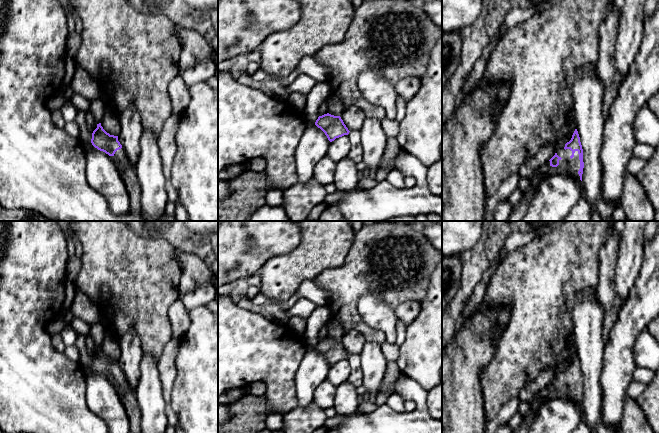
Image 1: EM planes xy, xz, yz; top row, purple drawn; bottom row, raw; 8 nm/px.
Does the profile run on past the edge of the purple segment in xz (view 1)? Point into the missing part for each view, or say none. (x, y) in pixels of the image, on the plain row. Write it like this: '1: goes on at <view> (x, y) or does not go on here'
1: does not go on here

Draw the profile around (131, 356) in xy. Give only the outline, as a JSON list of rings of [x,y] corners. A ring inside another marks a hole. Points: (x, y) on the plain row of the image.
[[[128,330],[119,340],[121,355],[118,365],[125,374],[131,389],[136,392],[136,386],[140,377],[140,363],[143,358],[143,350],[139,336],[134,330]]]

